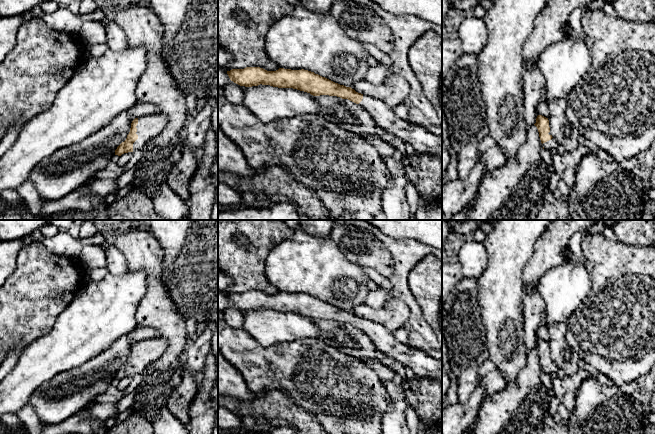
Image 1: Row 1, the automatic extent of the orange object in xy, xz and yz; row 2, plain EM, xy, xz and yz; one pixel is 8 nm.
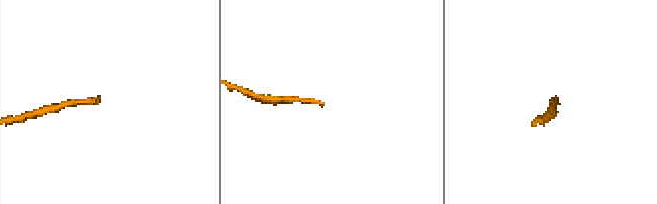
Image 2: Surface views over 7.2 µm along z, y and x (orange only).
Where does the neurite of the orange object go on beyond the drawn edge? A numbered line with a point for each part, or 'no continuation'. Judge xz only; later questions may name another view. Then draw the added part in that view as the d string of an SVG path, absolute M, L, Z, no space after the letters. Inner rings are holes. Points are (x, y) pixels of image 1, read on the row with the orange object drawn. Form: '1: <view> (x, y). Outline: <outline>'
1: xz (422, 140). Outline: M363 95L359 105L367 111L382 130L387 130L414 147L417 152L442 158L442 137L420 125L398 118L393 108L381 100Z

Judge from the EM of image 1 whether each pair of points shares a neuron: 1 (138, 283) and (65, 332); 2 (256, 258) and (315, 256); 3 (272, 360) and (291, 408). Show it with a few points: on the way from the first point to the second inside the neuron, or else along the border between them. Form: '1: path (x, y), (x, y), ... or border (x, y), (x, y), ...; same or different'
1: path (120, 295), (83, 330); same
2: border (282, 241), (266, 259), (265, 275), (268, 281); different
3: border (283, 391), (266, 390), (260, 394); different

